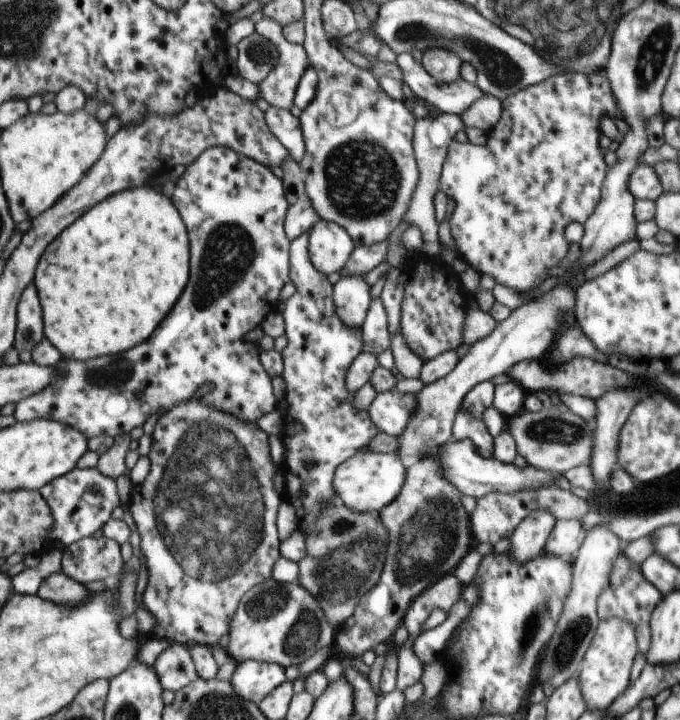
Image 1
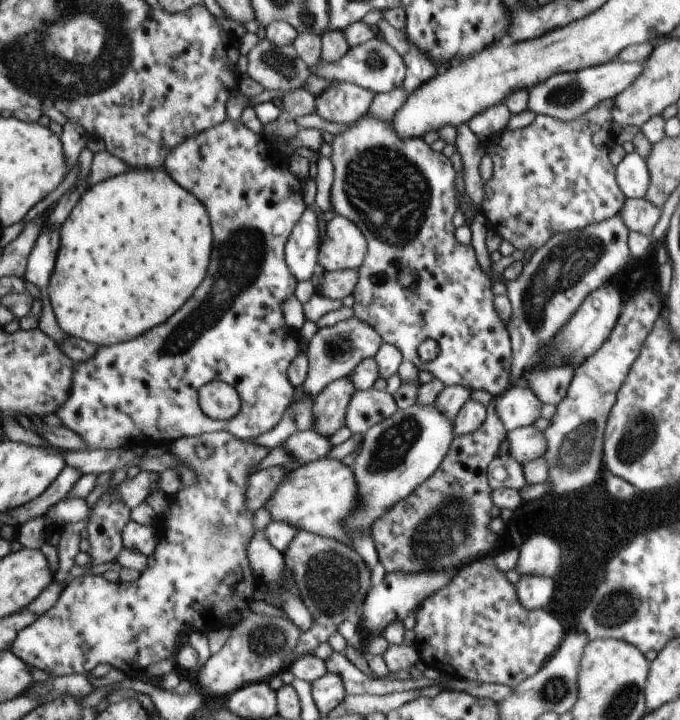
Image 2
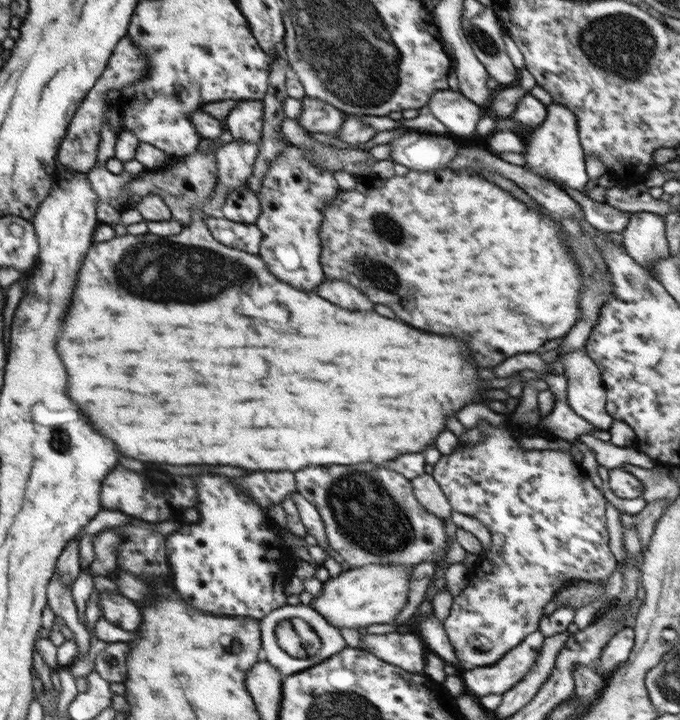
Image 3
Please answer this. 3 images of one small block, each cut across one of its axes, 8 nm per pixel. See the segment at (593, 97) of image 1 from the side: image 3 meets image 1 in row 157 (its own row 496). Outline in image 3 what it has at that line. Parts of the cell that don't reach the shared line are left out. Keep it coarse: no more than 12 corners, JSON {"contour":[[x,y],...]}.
{"contour":[[484,442],[433,477],[491,532],[444,630],[461,671],[602,581],[606,498],[570,450]]}

